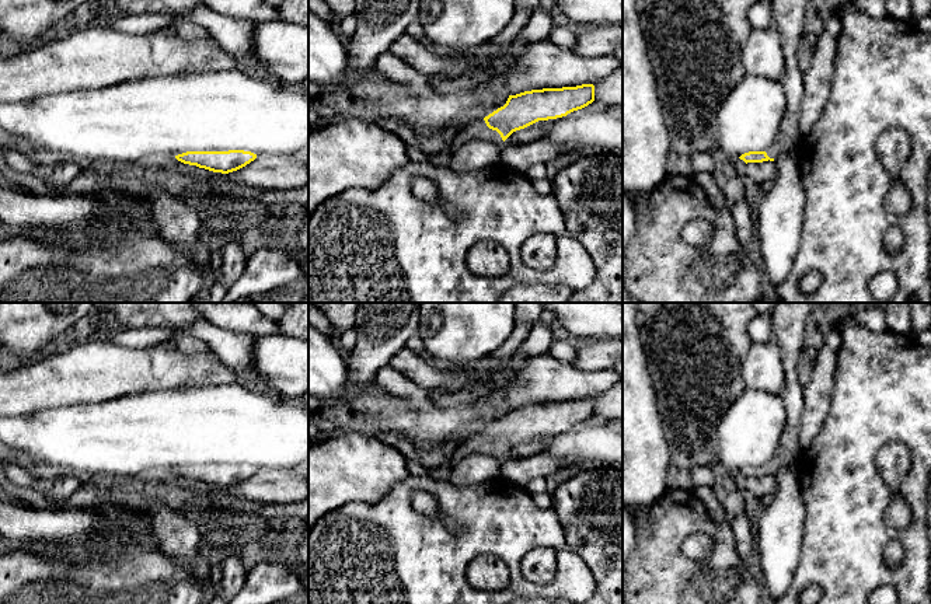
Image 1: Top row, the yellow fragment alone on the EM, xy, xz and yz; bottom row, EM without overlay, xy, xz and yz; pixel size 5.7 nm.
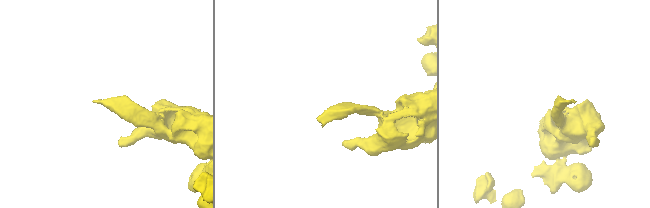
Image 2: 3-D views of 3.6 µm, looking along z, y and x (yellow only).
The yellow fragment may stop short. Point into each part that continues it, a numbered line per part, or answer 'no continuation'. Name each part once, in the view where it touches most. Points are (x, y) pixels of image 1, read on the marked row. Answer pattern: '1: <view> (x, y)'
1: xz (478, 129)

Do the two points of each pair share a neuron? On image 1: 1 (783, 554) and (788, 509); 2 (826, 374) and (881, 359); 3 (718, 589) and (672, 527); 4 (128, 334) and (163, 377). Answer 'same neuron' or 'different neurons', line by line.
1: same neuron
2: different neurons
3: same neuron
4: different neurons

